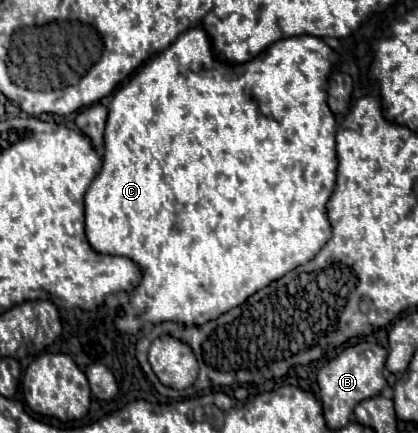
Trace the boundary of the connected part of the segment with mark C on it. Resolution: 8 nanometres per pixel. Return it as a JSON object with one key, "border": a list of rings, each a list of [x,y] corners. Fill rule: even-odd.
{"border":[[[201,26],[189,30],[189,32],[183,32],[167,50],[159,52],[155,58],[151,58],[149,62],[145,62],[145,66],[133,74],[129,78],[127,84],[123,84],[115,94],[113,94],[113,100],[109,104],[109,118],[107,118],[107,126],[105,126],[105,136],[103,136],[103,142],[105,142],[105,154],[103,154],[103,168],[101,172],[97,174],[97,178],[91,182],[87,194],[85,194],[85,234],[87,234],[87,240],[91,244],[91,248],[97,252],[97,254],[109,254],[109,256],[125,256],[129,260],[133,260],[139,270],[141,270],[141,282],[131,290],[127,292],[129,296],[129,302],[117,310],[115,318],[113,318],[113,328],[117,332],[123,332],[123,334],[137,334],[145,324],[159,324],[159,322],[165,322],[165,320],[175,320],[179,324],[185,324],[185,326],[203,326],[203,322],[209,322],[211,318],[219,318],[219,314],[225,314],[227,310],[243,304],[251,294],[255,294],[257,290],[269,286],[271,282],[279,280],[281,276],[285,276],[287,272],[291,272],[295,266],[301,266],[301,264],[307,264],[319,250],[321,246],[331,238],[331,226],[329,226],[329,220],[327,220],[327,214],[325,214],[325,202],[327,198],[331,196],[333,192],[333,186],[335,186],[335,172],[337,172],[337,156],[335,156],[335,118],[327,106],[327,78],[329,78],[329,72],[331,72],[331,66],[333,62],[337,60],[335,52],[321,40],[321,38],[315,38],[315,36],[293,36],[293,38],[283,38],[283,40],[277,40],[275,44],[271,44],[267,48],[269,52],[261,52],[257,58],[253,58],[251,62],[245,62],[245,64],[237,64],[237,66],[229,66],[229,64],[223,64],[219,60],[213,58],[211,54],[211,42],[205,34],[205,30]]]}

